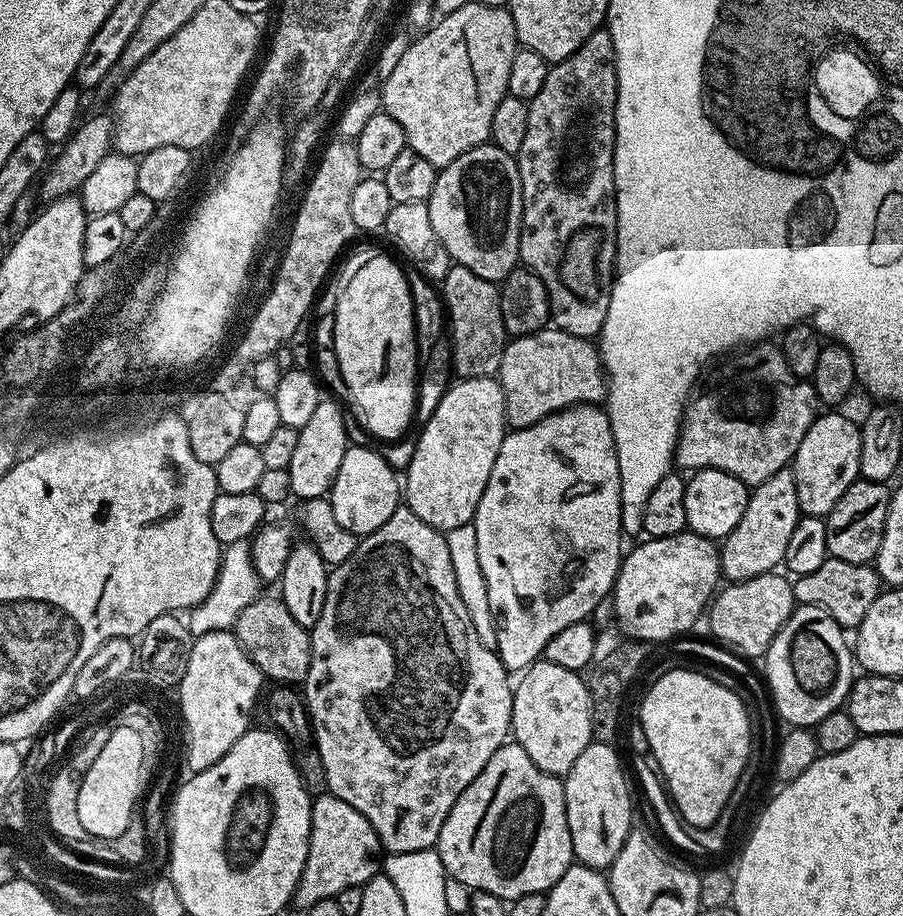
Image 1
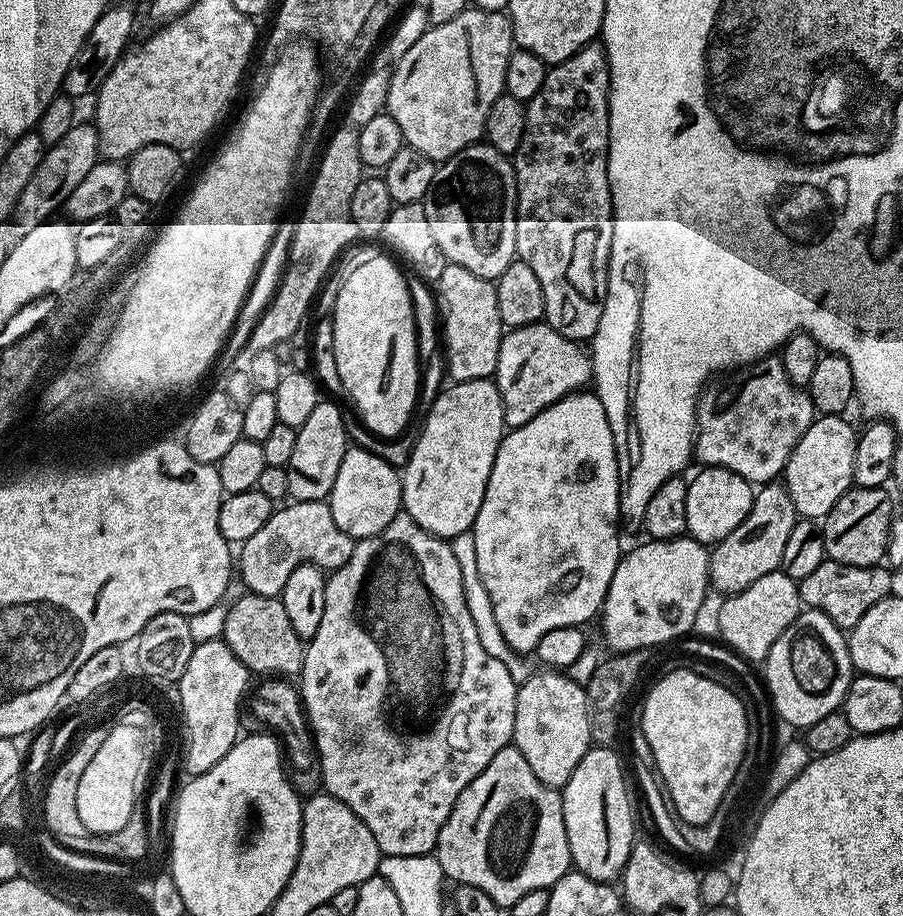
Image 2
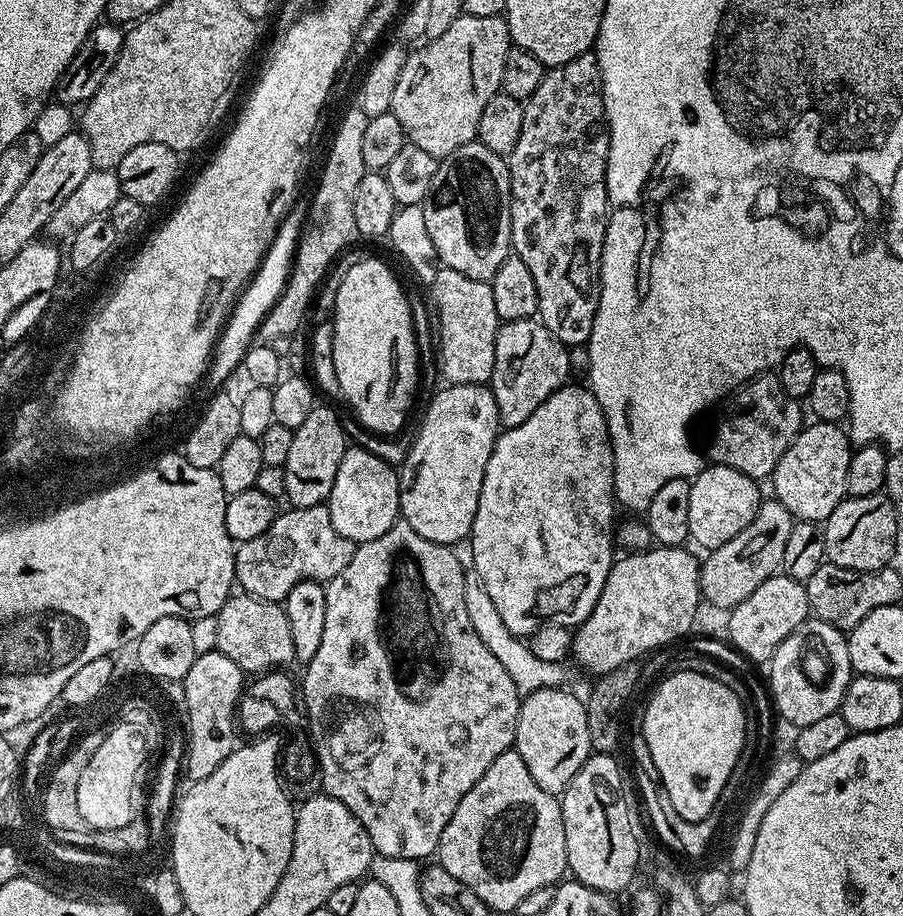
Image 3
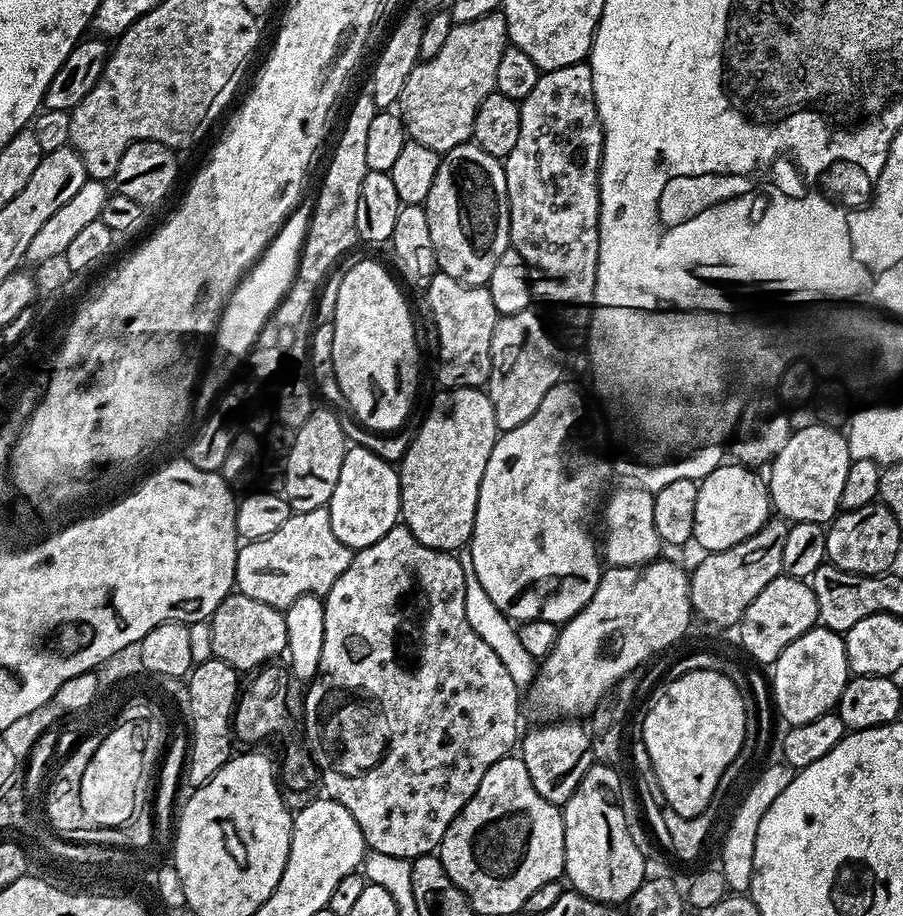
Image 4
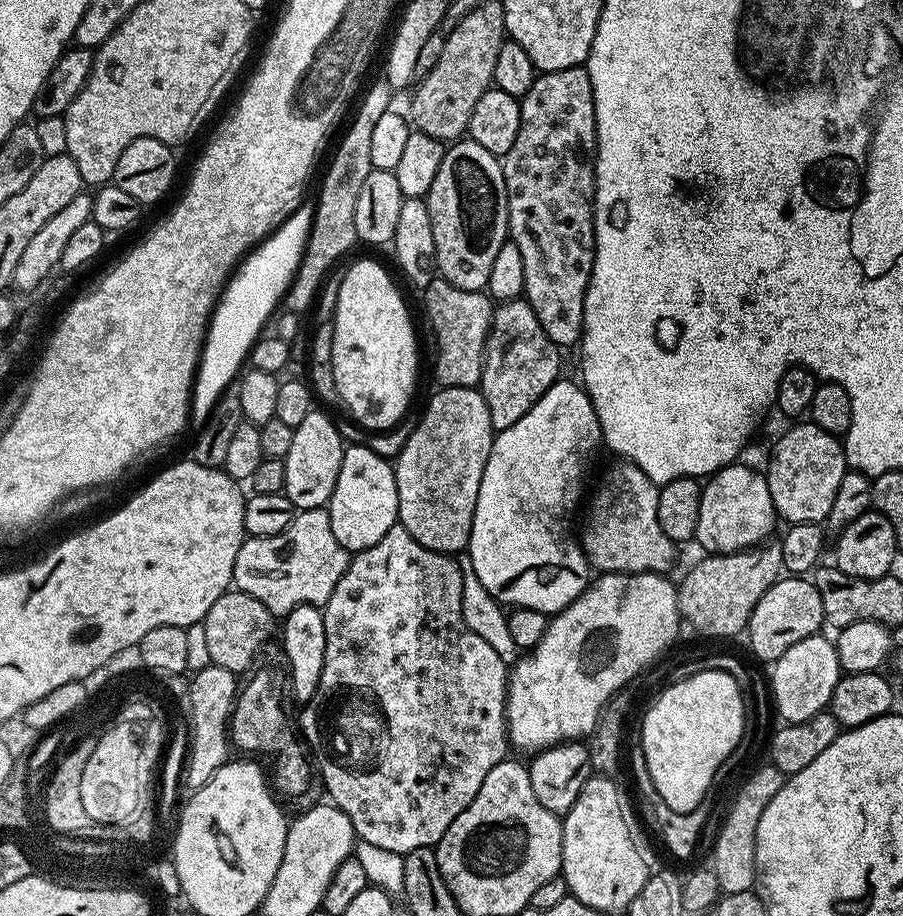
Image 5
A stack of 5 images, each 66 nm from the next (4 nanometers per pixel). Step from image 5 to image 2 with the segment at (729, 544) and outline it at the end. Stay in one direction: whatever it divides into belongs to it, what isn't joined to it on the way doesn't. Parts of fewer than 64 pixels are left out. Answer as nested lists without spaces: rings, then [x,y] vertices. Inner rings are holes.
[[[725,468],[699,469],[696,477],[688,480],[686,490],[686,526],[687,535],[705,546],[715,546],[720,543],[726,534],[738,530],[752,509],[754,486],[746,478],[734,474]]]

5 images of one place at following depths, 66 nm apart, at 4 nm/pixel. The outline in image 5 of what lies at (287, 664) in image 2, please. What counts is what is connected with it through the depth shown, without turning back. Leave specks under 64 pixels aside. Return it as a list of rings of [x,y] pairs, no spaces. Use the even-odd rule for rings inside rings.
[[[239,590],[224,592],[218,598],[218,602],[210,606],[202,621],[206,647],[212,663],[222,666],[222,670],[230,670],[237,674],[247,673],[257,663],[256,655],[263,650],[264,643],[271,638],[272,623],[274,623],[272,612],[266,610],[266,606],[258,602],[258,598],[250,598],[250,594]]]

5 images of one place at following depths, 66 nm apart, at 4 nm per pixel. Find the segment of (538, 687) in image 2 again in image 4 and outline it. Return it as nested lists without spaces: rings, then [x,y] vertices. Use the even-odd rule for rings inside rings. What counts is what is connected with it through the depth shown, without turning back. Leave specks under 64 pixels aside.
[[[556,718],[544,722],[541,728],[532,728],[523,733],[518,744],[518,755],[526,762],[526,770],[530,773],[530,782],[534,782],[534,790],[546,798],[546,802],[562,806],[578,790],[578,782],[593,766],[591,752],[591,736],[583,723],[572,718]]]

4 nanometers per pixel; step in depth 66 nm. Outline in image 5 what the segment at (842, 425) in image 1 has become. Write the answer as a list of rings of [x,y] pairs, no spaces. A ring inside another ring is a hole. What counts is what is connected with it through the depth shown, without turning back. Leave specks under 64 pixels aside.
[[[796,422],[792,429],[781,438],[768,460],[766,475],[772,505],[776,508],[777,517],[788,524],[823,525],[830,514],[830,506],[834,506],[834,494],[838,494],[838,486],[842,483],[842,474],[849,471],[844,457],[844,445],[837,437],[831,436],[817,424]]]

